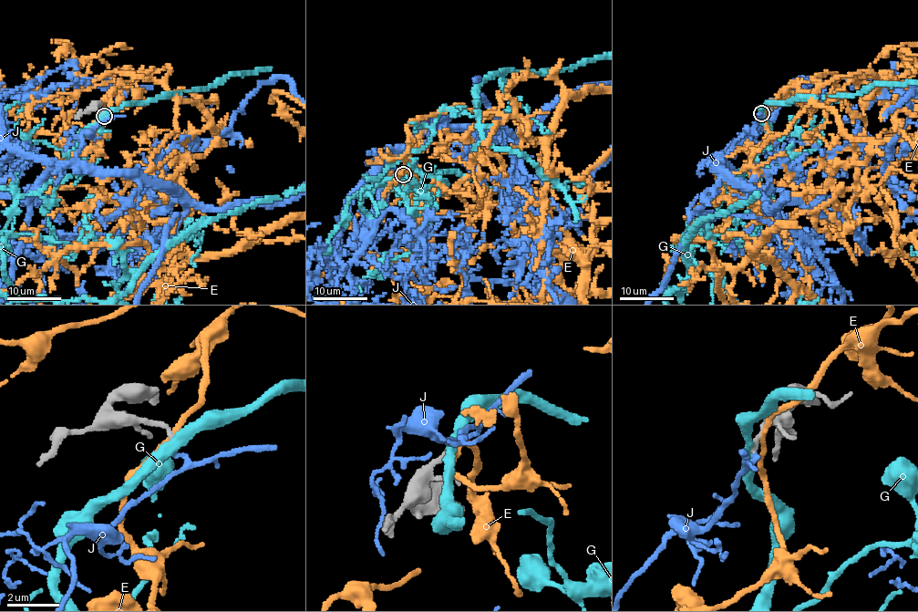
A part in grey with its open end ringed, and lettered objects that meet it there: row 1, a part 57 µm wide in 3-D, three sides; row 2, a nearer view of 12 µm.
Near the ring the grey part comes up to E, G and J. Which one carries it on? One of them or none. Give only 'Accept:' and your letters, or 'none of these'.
Accept: none of these

